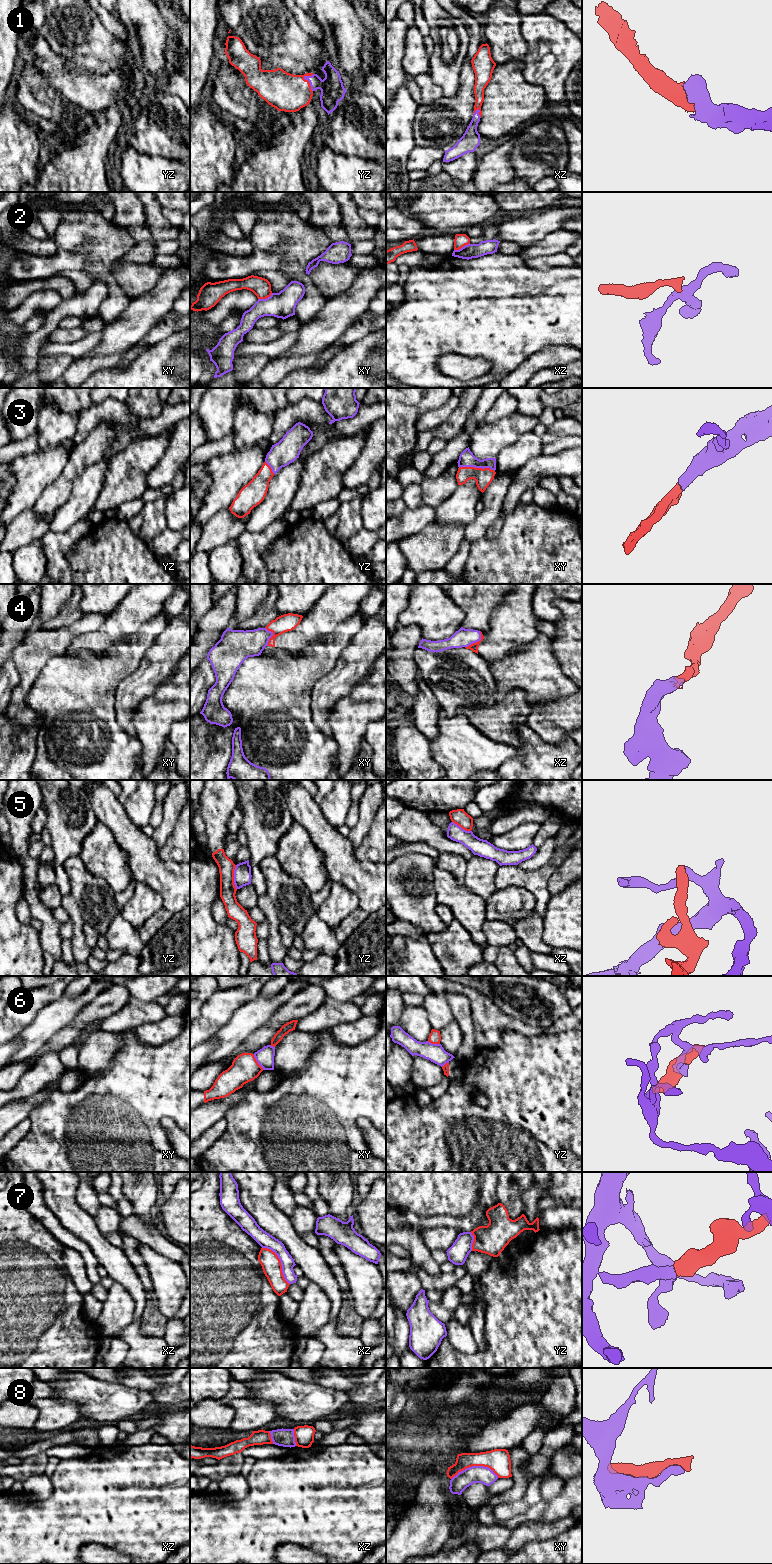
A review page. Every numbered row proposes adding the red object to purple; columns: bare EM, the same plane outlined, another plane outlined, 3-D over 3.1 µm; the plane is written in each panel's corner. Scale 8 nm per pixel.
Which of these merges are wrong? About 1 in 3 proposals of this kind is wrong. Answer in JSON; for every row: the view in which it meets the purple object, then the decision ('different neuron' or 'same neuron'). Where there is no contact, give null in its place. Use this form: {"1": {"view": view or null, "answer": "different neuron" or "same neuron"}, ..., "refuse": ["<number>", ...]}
{"1": {"view": "yz", "answer": "same neuron"}, "2": {"view": "xz", "answer": "different neuron"}, "3": {"view": "xy", "answer": "same neuron"}, "4": {"view": "xz", "answer": "same neuron"}, "5": {"view": "yz", "answer": "different neuron"}, "6": {"view": "xy", "answer": "different neuron"}, "7": {"view": "xz", "answer": "different neuron"}, "8": {"view": "xy", "answer": "different neuron"}, "refuse": ["2", "5", "6", "7", "8"]}

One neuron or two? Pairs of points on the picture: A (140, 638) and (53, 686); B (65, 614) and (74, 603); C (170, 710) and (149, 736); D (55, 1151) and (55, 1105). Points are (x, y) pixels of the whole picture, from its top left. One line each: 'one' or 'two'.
A: one
B: one
C: one
D: one

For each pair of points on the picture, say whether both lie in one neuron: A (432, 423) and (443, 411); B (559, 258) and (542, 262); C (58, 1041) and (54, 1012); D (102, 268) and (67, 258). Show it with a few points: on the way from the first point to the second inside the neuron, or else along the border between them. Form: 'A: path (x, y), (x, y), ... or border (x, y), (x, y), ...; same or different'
A: path (434, 420), (440, 414); same
B: path (555, 260), (546, 262); same
C: border (76, 1017), (61, 1027), (41, 1048); different
D: border (90, 240), (89, 256), (80, 271); different

